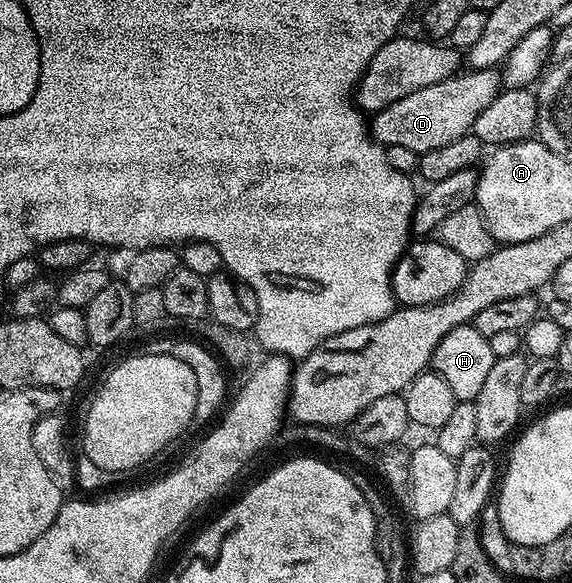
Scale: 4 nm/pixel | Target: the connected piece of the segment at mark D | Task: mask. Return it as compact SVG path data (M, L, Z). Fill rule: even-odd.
M494 69L462 70L456 76L435 82L435 86L423 86L423 90L415 90L415 94L407 94L407 98L399 98L399 102L391 102L391 106L372 113L371 135L385 148L403 146L418 154L439 150L439 146L447 146L447 142L455 142L455 138L470 135L475 118L502 88L500 75Z

